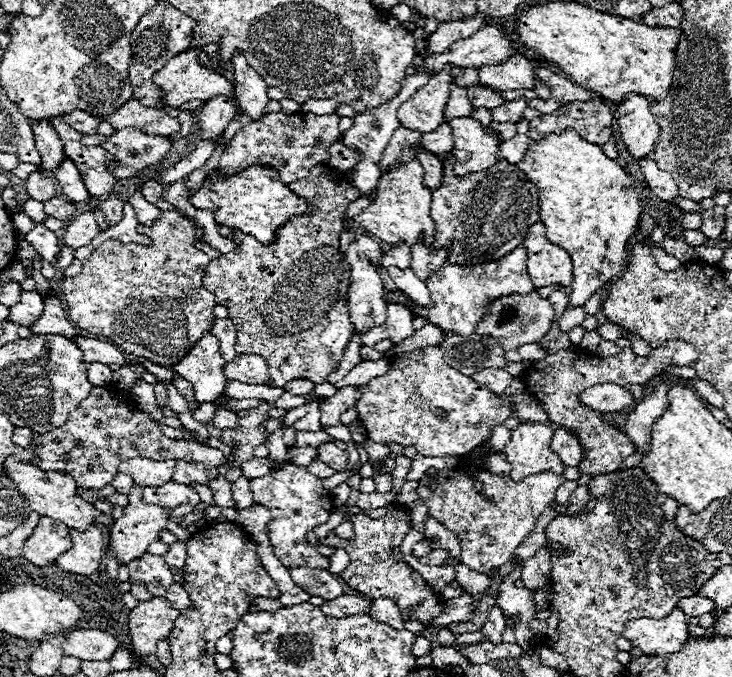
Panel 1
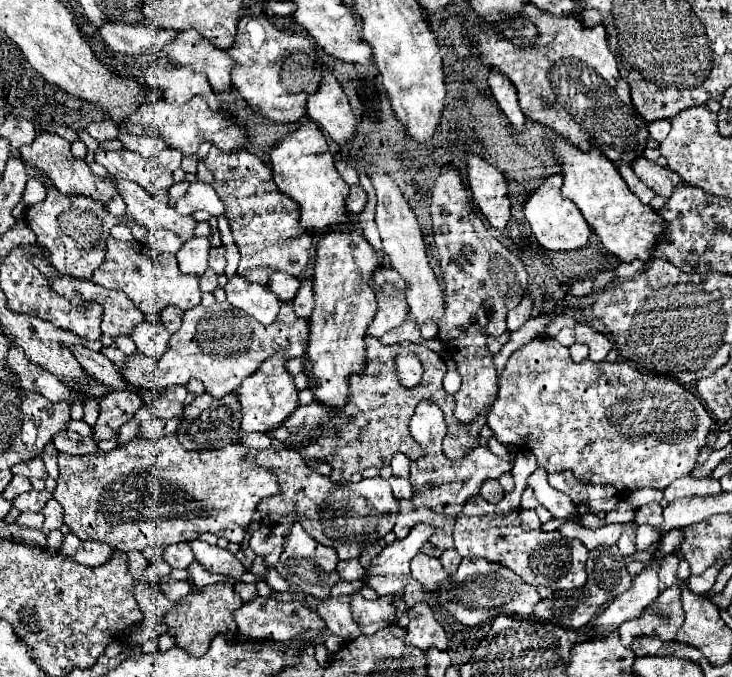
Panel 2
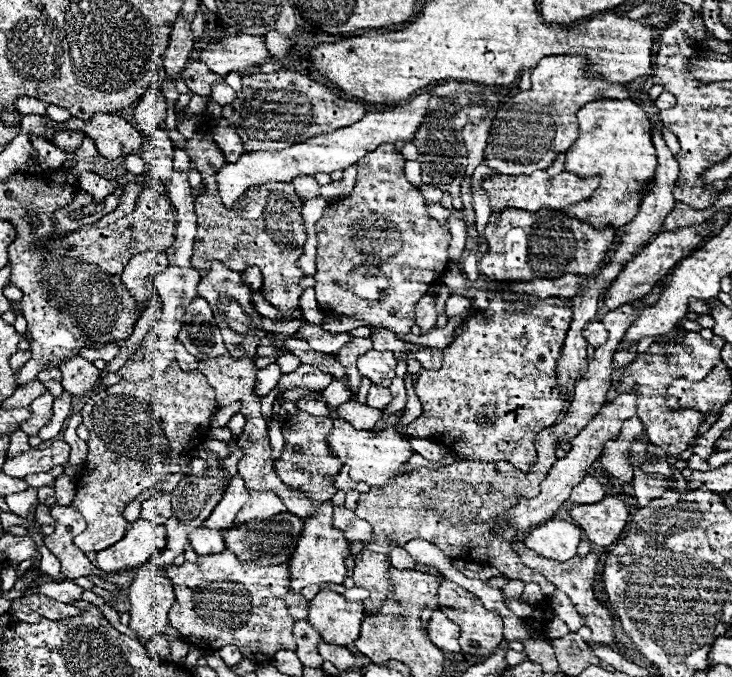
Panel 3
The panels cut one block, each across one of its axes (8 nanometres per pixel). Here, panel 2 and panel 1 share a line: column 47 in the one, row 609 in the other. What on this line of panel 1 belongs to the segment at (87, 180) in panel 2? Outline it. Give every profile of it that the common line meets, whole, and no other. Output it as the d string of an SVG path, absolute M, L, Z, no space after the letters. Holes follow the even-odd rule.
M152 598L140 602L128 616L130 640L134 648L134 660L138 656L150 656L156 652L156 644L168 638L174 628L178 610L166 598Z

